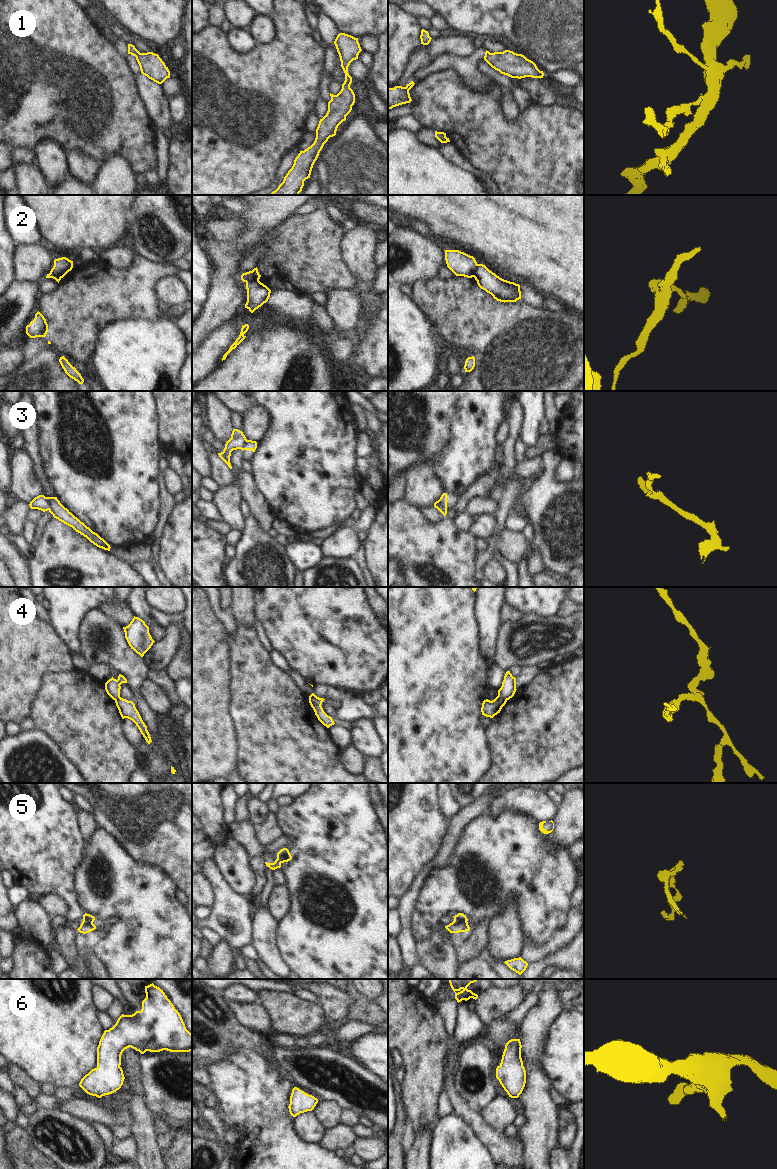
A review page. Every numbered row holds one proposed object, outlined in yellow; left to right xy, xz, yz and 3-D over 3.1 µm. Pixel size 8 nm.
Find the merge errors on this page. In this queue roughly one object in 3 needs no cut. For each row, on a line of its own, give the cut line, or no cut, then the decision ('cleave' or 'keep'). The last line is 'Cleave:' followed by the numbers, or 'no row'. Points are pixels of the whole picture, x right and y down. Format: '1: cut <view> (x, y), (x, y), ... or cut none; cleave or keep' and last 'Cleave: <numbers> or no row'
1: cut xy (140, 53), (135, 56); cleave
2: cut xz (258, 280), (248, 280), (246, 282); cleave
3: cut xy (45, 497), (49, 509); cleave
4: cut yz (498, 695), (506, 700); cleave
5: cut xz (288, 850), (283, 854), (283, 861); cleave
6: cut none; keep
Cleave: 1, 2, 3, 4, 5

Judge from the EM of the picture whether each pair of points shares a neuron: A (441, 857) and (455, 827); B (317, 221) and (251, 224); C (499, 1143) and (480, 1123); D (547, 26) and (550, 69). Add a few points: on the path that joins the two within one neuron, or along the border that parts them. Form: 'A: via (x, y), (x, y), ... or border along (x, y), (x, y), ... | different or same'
A: via (445, 850), (452, 834) | same
B: border along (295, 215), (274, 228), (264, 238) | different
C: via (494, 1138), (484, 1128) | same
D: via (549, 37), (549, 58) | same

